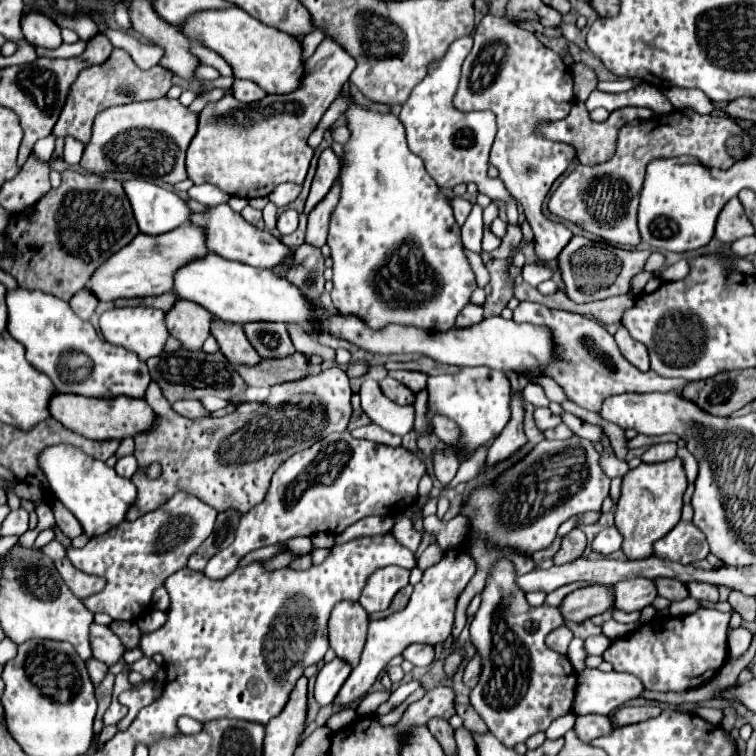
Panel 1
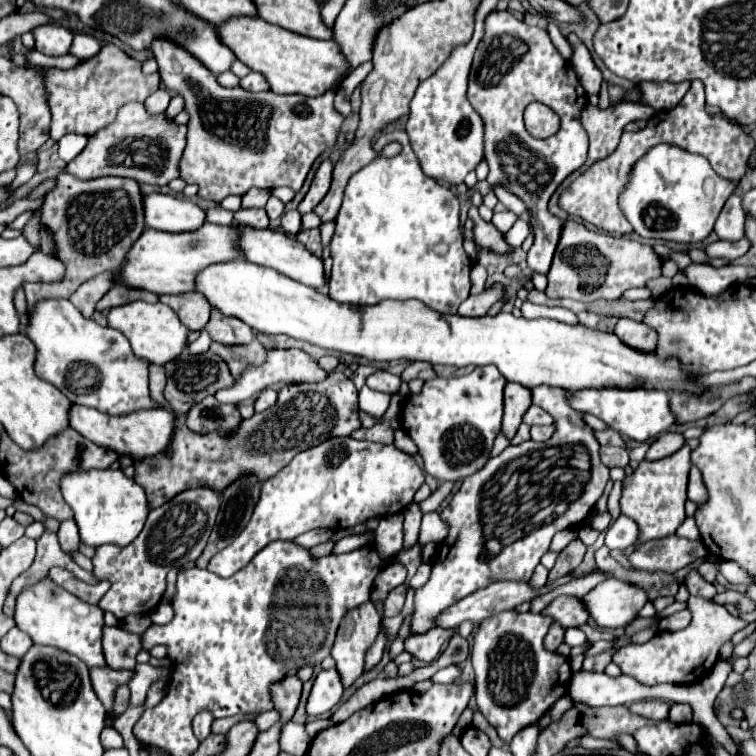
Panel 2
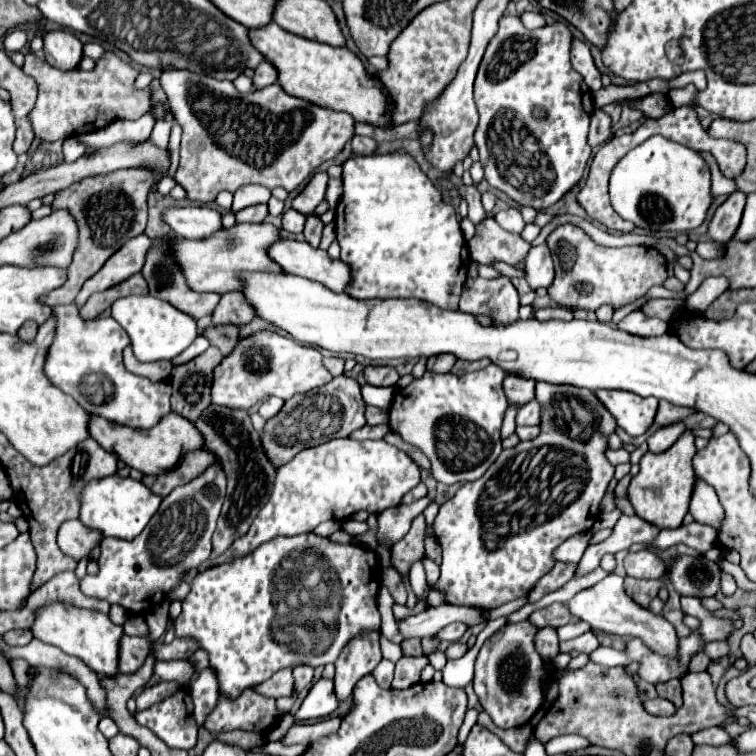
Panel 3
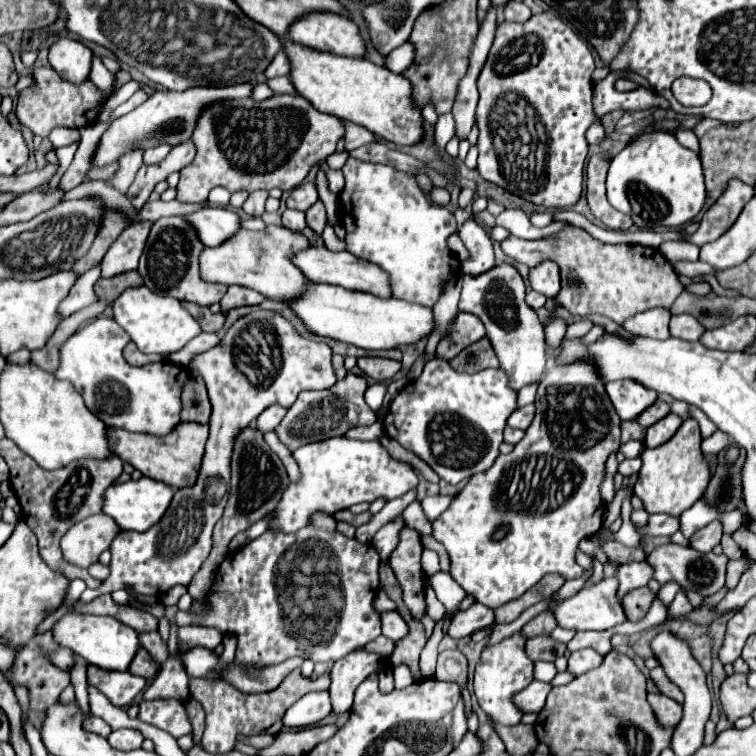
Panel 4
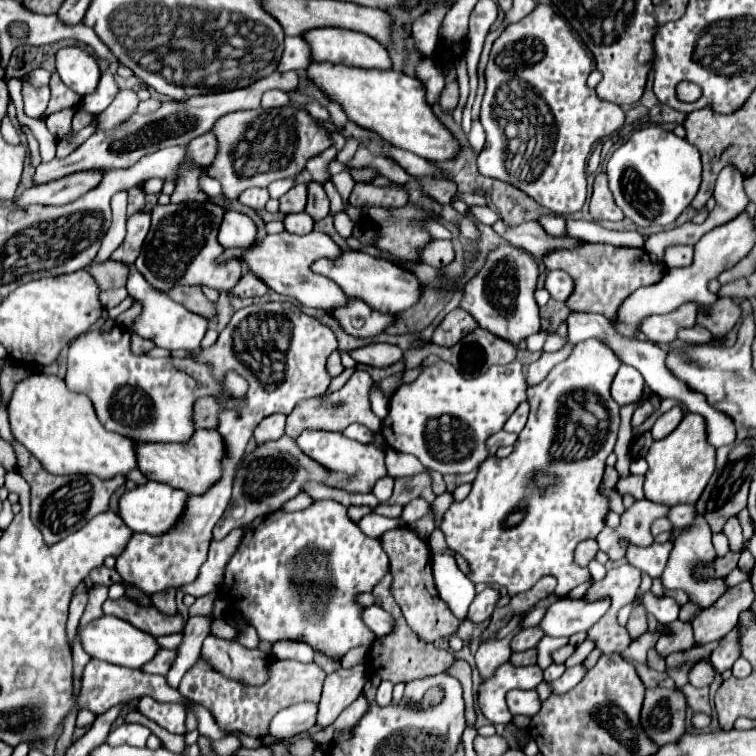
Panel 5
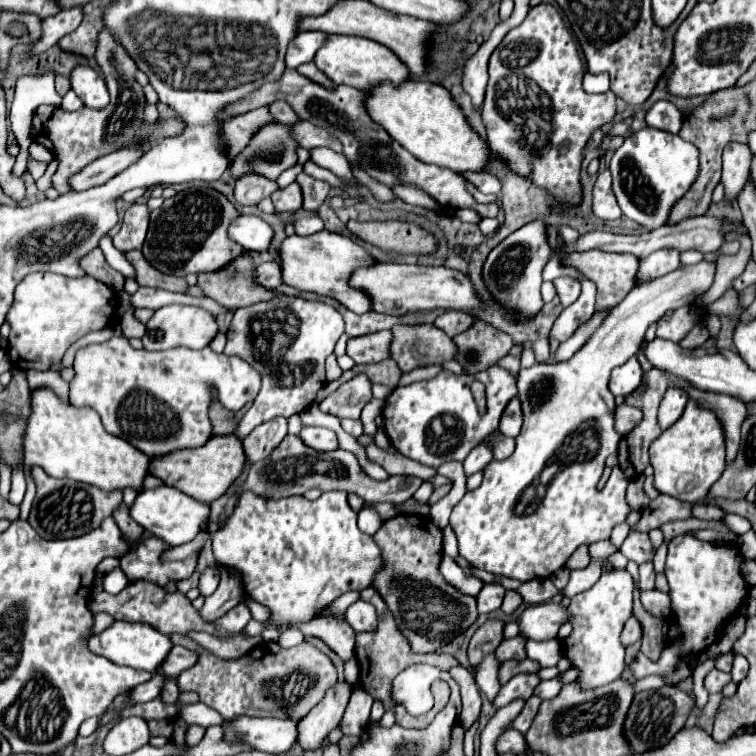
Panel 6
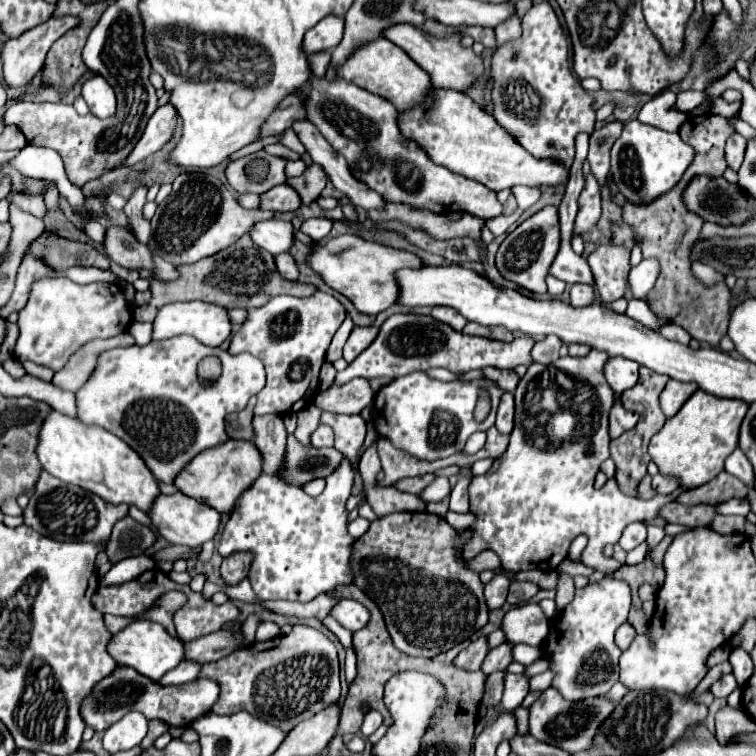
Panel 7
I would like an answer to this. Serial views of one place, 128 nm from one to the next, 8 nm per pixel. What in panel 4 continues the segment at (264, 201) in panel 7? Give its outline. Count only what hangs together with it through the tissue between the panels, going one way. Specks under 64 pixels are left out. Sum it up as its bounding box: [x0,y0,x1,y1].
[286,182,318,212]

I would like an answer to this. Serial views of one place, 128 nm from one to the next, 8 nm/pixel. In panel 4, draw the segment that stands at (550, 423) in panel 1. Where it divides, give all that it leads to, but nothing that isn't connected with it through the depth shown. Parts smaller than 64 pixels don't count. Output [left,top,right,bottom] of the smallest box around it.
[508,404,534,430]

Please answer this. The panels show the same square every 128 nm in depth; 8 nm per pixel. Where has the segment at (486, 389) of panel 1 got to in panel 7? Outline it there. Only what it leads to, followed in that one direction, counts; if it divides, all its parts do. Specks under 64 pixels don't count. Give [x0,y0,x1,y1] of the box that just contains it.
[372,372,502,460]

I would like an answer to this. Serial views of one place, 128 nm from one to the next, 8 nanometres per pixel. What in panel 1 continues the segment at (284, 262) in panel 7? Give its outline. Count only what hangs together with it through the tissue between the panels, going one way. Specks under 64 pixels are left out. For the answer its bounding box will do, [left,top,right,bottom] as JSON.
[212,318,260,364]

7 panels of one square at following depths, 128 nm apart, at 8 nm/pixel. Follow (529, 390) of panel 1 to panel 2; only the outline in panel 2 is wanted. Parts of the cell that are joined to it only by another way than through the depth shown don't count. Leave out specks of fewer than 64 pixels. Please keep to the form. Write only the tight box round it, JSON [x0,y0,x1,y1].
[366,386,608,670]

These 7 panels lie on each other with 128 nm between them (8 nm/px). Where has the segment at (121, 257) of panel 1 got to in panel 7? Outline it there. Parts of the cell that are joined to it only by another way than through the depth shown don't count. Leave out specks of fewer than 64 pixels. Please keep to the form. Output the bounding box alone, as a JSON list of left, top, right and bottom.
[308,234,424,316]

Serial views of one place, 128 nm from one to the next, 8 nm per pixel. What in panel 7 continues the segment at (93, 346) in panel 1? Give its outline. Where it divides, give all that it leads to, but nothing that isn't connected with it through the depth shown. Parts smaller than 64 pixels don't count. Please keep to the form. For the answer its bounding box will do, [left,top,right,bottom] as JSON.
[76,336,264,484]

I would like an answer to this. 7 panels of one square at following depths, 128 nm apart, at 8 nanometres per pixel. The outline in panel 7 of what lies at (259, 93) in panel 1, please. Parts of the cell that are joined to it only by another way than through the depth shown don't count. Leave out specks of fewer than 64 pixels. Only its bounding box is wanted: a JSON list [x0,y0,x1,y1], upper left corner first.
[304,14,344,54]

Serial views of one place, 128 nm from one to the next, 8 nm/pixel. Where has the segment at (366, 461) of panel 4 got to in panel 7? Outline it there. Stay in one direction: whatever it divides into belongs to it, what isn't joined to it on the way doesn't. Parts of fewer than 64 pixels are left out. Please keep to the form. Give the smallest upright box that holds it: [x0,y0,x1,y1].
[312,424,334,448]

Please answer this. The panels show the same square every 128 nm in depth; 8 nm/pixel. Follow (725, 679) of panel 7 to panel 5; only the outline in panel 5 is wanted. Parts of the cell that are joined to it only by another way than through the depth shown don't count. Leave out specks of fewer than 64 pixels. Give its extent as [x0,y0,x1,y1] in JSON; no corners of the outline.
[688,662,716,688]

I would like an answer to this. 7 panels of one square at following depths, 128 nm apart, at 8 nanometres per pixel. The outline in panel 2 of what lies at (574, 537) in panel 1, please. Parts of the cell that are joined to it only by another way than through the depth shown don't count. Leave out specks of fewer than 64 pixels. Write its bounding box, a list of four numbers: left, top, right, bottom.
[548,538,586,584]

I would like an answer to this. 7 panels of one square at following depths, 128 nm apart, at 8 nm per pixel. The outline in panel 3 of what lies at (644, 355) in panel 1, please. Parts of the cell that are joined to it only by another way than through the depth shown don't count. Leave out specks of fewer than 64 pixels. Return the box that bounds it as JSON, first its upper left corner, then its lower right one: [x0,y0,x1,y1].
[618,310,668,336]

